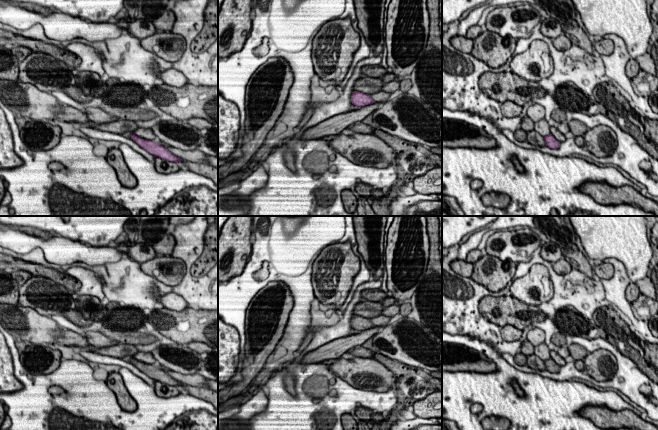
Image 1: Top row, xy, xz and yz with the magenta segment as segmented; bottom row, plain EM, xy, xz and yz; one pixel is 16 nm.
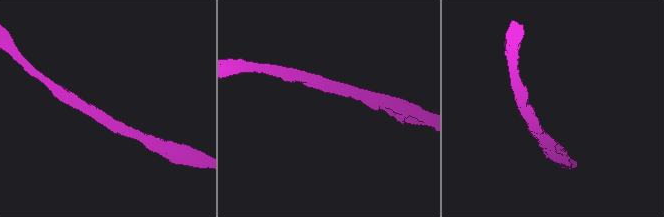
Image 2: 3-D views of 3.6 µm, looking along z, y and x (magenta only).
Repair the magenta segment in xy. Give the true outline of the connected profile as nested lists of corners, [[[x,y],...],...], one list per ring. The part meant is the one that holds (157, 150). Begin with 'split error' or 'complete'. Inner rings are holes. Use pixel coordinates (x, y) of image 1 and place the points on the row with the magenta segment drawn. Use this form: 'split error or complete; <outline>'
complete; [[[131,132],[131,138],[135,141],[141,148],[145,149],[150,154],[155,157],[162,158],[171,162],[181,162],[182,159],[175,156],[171,152],[169,152],[164,146],[155,143],[153,140],[146,140],[136,136],[133,132]]]

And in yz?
complete; [[[549,134],[548,136],[544,137],[546,146],[548,146],[551,149],[557,149],[559,148],[560,142],[557,141],[552,134]]]

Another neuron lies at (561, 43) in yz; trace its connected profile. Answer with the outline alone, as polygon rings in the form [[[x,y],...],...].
[[[562,33],[557,38],[553,39],[554,47],[559,51],[568,50],[572,46],[572,41],[568,38],[565,33]]]

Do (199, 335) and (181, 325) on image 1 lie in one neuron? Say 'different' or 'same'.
same

